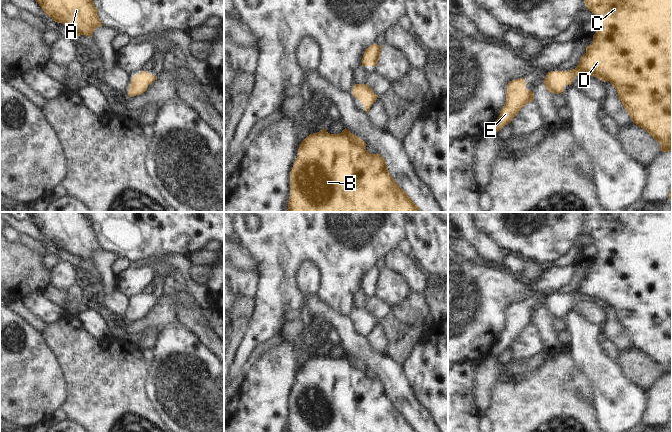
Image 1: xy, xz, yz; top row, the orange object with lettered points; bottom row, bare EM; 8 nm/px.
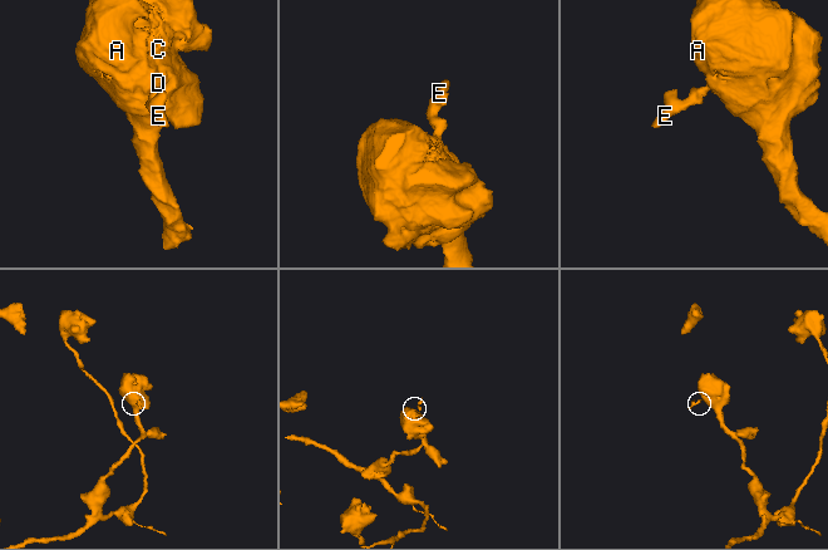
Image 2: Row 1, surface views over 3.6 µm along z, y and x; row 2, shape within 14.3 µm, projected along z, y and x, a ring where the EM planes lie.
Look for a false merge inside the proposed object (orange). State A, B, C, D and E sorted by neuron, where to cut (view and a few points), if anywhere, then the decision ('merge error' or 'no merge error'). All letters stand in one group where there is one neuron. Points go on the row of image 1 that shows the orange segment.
A B C D E | no cut | no merge error

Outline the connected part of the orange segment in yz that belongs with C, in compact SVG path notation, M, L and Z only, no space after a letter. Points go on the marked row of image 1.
M585 0L586 7L594 14L598 26L593 35L593 42L586 47L586 53L581 56L575 69L569 71L551 71L543 80L546 89L554 94L564 92L566 85L571 85L578 74L588 74L603 82L609 81L618 93L618 98L632 118L633 123L647 131L661 145L662 152L672 150L672 0Z

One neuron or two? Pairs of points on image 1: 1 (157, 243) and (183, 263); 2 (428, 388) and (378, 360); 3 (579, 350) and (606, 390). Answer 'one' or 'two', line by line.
1: two
2: two
3: one

